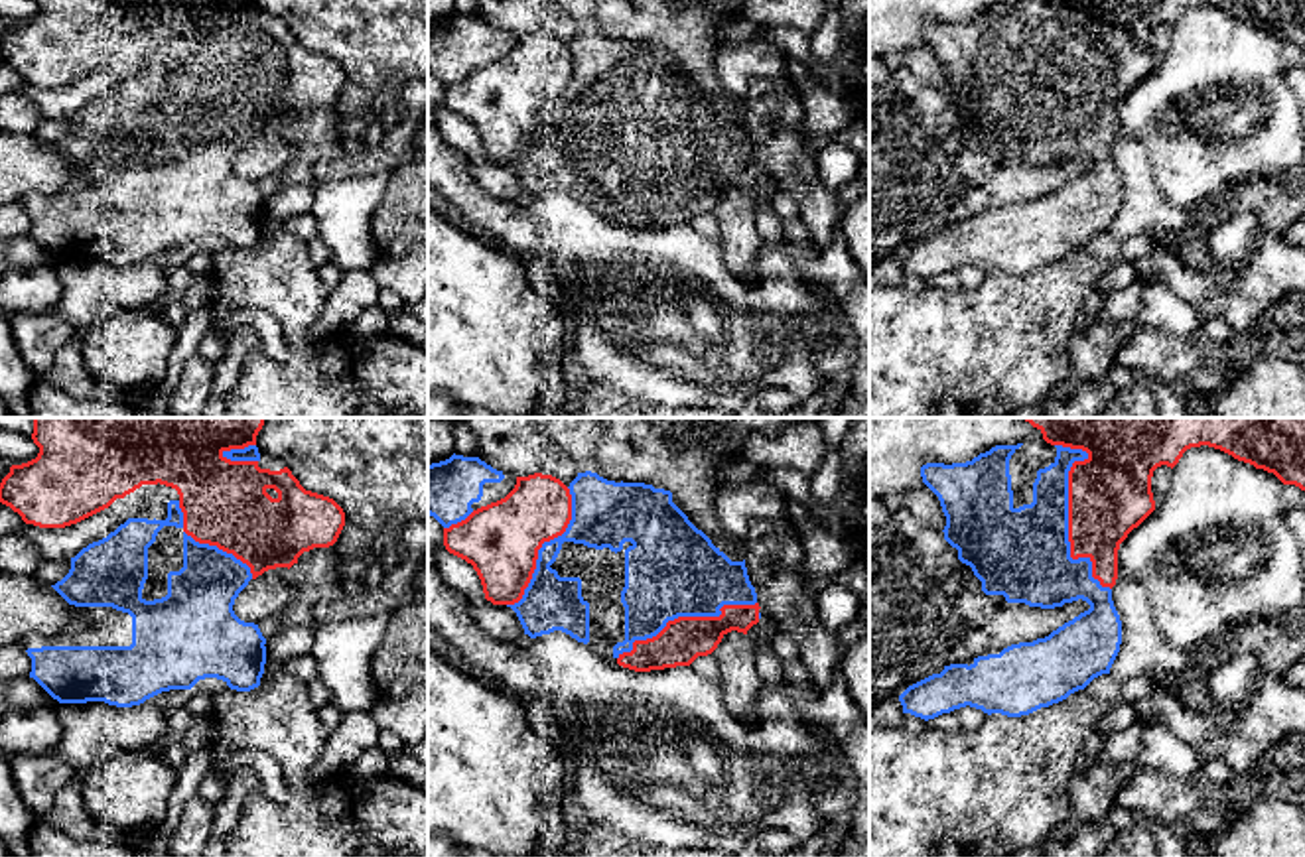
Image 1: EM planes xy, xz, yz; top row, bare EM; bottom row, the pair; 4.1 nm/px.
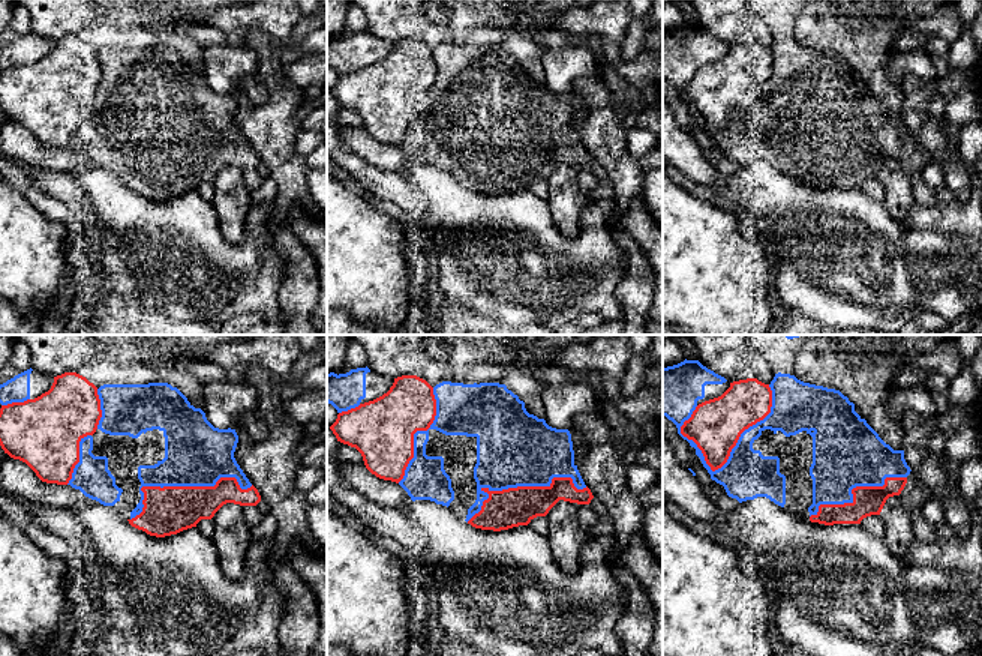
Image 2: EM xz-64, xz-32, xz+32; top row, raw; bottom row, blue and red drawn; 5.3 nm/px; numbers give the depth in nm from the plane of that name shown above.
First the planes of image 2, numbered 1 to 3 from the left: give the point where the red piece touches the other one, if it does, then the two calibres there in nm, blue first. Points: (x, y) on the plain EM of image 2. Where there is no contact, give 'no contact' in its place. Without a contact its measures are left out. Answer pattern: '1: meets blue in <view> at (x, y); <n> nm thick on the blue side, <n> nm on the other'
1: meets blue in xz-64 at (182, 149); 340 nm thick on the blue side, 260 nm on the other
2: meets blue in xz-32 at (523, 149); 400 nm thick on the blue side, 220 nm on the other
3: meets blue in xz+32 at (750, 90); 260 nm thick on the blue side, 280 nm on the other

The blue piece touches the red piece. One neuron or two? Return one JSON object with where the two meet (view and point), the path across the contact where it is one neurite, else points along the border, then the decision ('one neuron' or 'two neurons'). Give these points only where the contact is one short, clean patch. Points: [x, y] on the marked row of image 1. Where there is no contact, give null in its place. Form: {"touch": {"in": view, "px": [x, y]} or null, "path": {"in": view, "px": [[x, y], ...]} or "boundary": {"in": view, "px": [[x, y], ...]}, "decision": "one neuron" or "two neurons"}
{"touch": {"in": "yz", "px": [1067, 513]}, "decision": "two neurons"}

